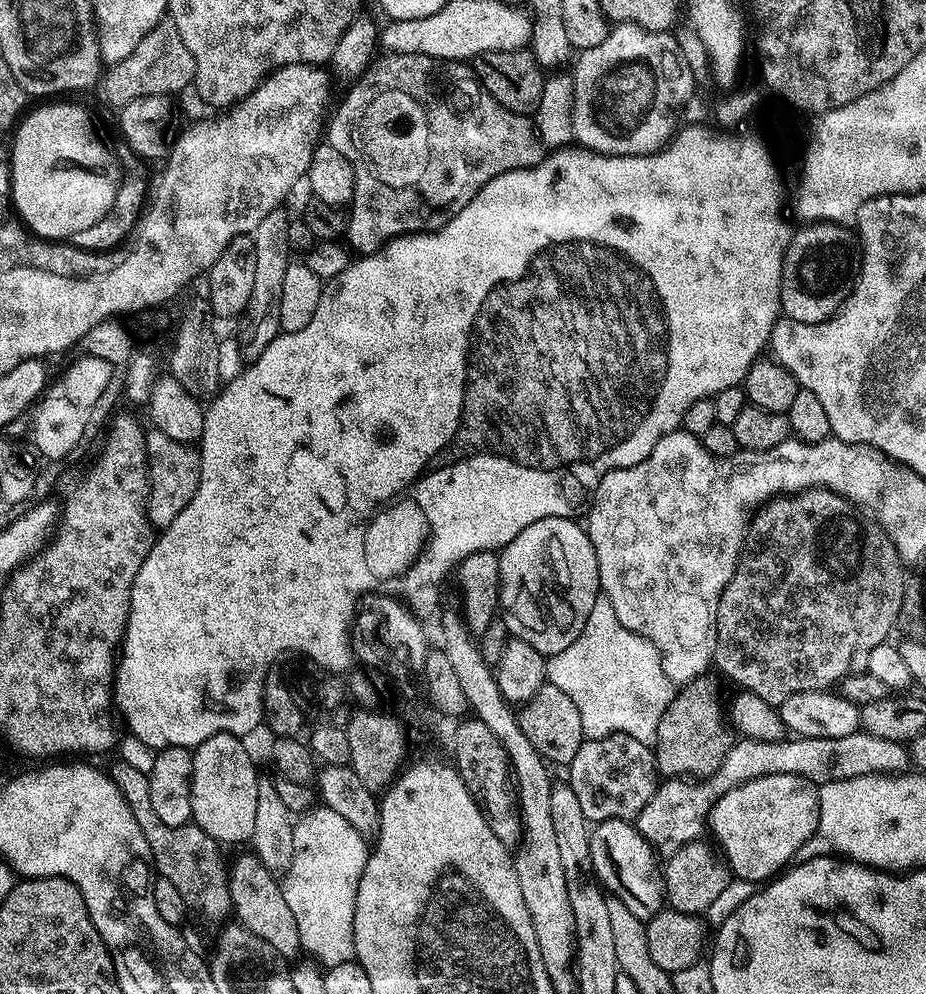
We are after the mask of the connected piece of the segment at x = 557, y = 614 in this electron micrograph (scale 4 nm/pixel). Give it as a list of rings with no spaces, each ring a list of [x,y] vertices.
[[[566,516],[542,518],[526,526],[499,553],[500,608],[512,608],[511,635],[527,638],[546,658],[566,650],[582,634],[596,597],[601,595],[594,546],[585,525],[574,521]]]

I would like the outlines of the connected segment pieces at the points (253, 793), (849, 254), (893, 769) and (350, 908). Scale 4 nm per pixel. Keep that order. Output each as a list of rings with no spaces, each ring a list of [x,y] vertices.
[[[223,732],[206,738],[192,752],[191,823],[197,824],[221,846],[251,841],[254,834],[261,777],[256,776],[256,764],[244,744],[247,743],[241,737]]]
[[[812,222],[793,235],[784,255],[780,283],[780,311],[787,319],[813,324],[830,319],[840,309],[858,271],[858,248],[848,231],[839,224]]]
[[[863,730],[846,734],[843,738],[810,738],[793,735],[791,738],[774,742],[740,738],[733,743],[726,758],[722,758],[722,766],[718,766],[713,776],[705,776],[699,782],[691,782],[686,778],[665,779],[657,787],[650,802],[642,806],[634,823],[649,847],[661,857],[667,858],[682,846],[701,839],[700,831],[703,828],[705,831],[713,815],[712,807],[727,792],[732,792],[735,788],[737,791],[747,780],[770,774],[794,774],[819,786],[846,778],[904,774],[909,771],[908,764],[910,768],[910,752],[905,745],[890,742],[886,738],[874,738],[874,734]]]
[[[313,807],[301,820],[294,827],[292,867],[282,880],[286,906],[298,922],[301,949],[325,969],[342,966],[356,954],[354,906],[370,848],[354,825],[328,807]]]

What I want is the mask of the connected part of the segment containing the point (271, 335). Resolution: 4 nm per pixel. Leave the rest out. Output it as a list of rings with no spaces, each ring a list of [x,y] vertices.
[[[283,207],[270,210],[262,222],[251,232],[254,242],[254,291],[250,293],[250,302],[246,309],[248,316],[248,333],[242,339],[242,352],[249,361],[254,361],[280,335],[280,303],[282,302],[282,282],[288,265],[294,256],[290,242],[292,220],[284,213]]]

